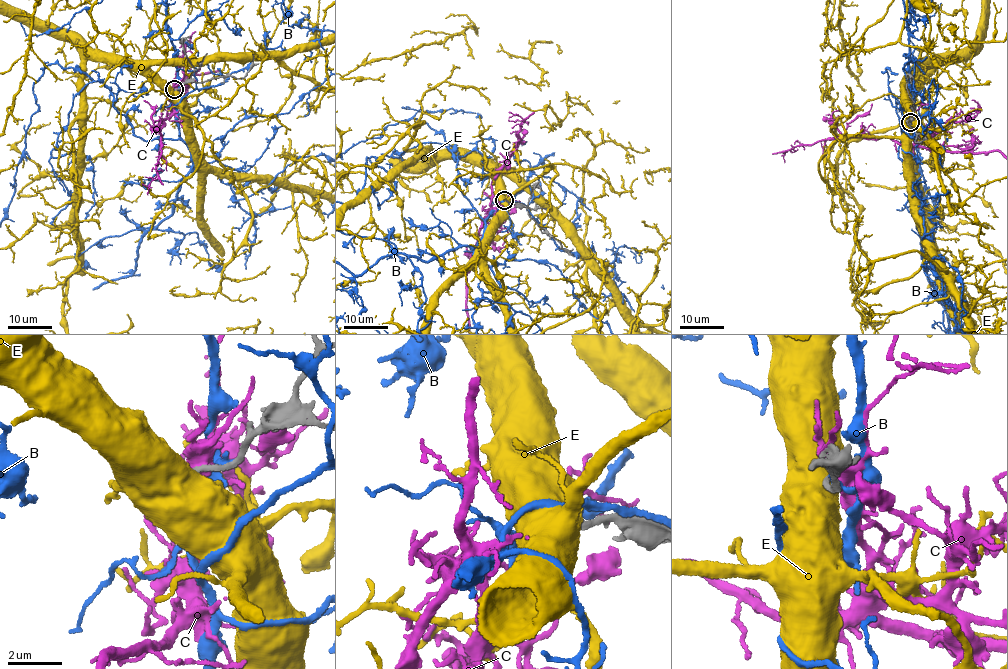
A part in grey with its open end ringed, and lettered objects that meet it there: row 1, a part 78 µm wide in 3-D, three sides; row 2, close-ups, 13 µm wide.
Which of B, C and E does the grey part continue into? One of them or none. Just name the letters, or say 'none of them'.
none of them

